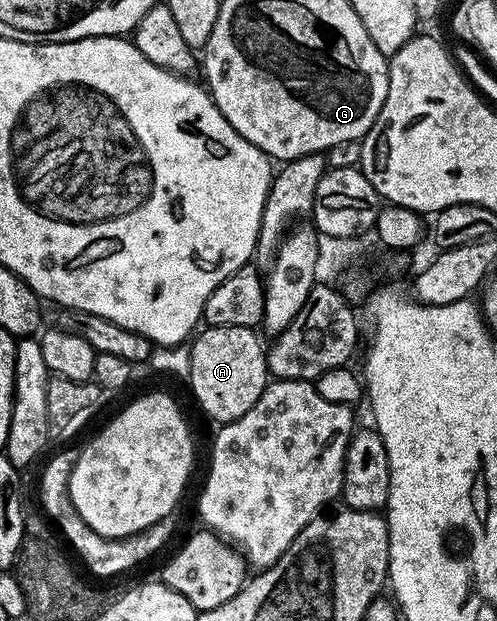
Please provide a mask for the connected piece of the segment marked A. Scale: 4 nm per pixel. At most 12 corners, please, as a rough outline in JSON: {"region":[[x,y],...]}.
{"region":[[208,327],[190,343],[186,383],[232,423],[270,382],[251,327]]}

